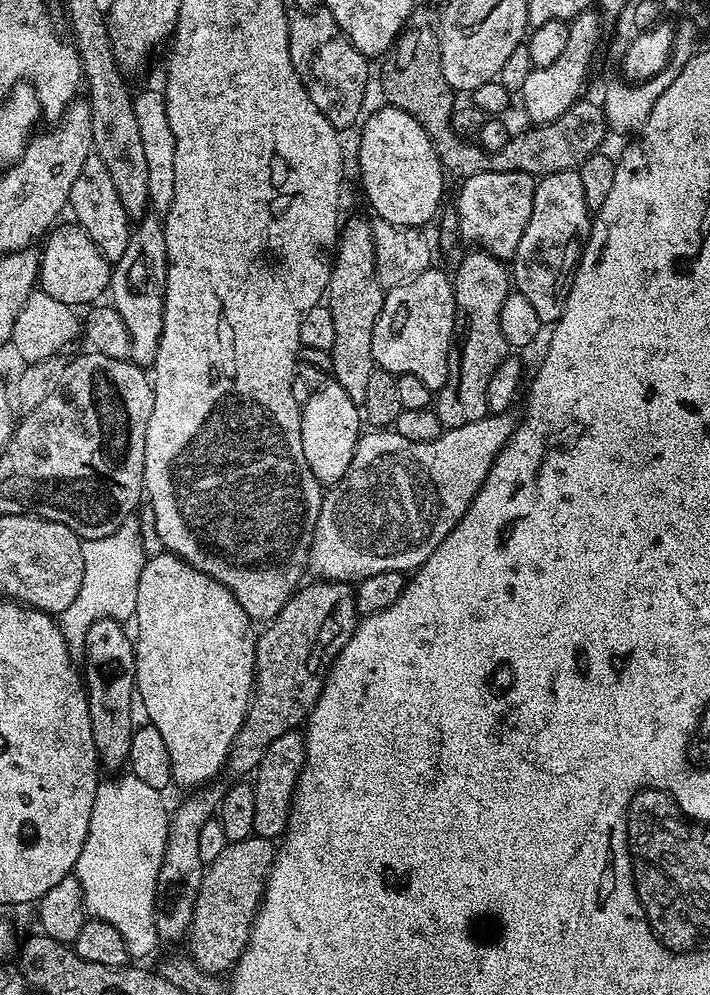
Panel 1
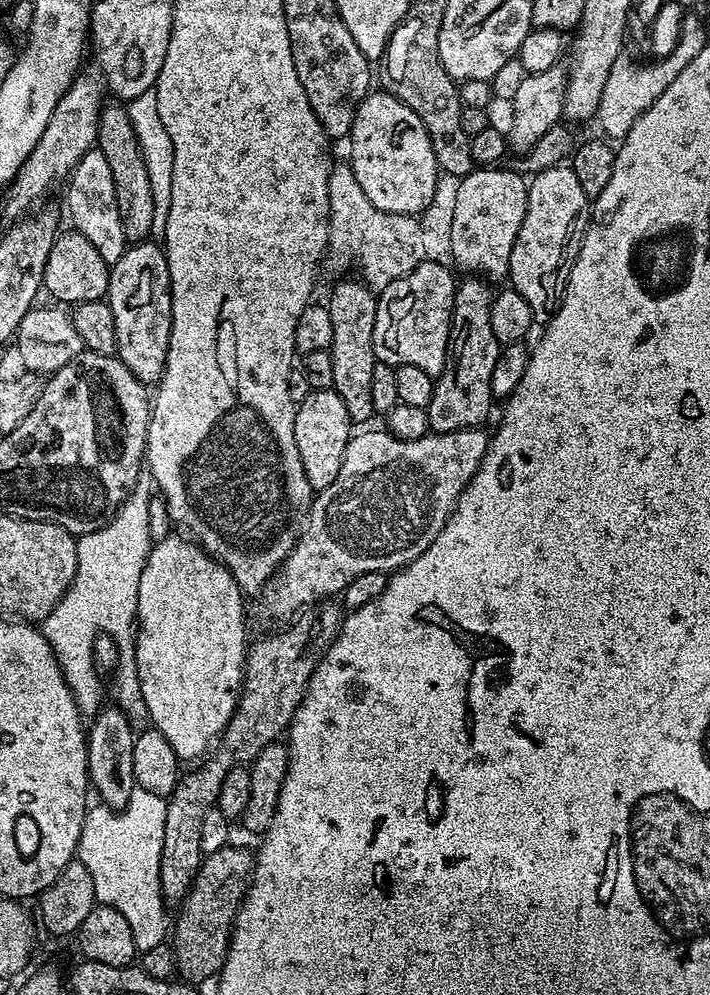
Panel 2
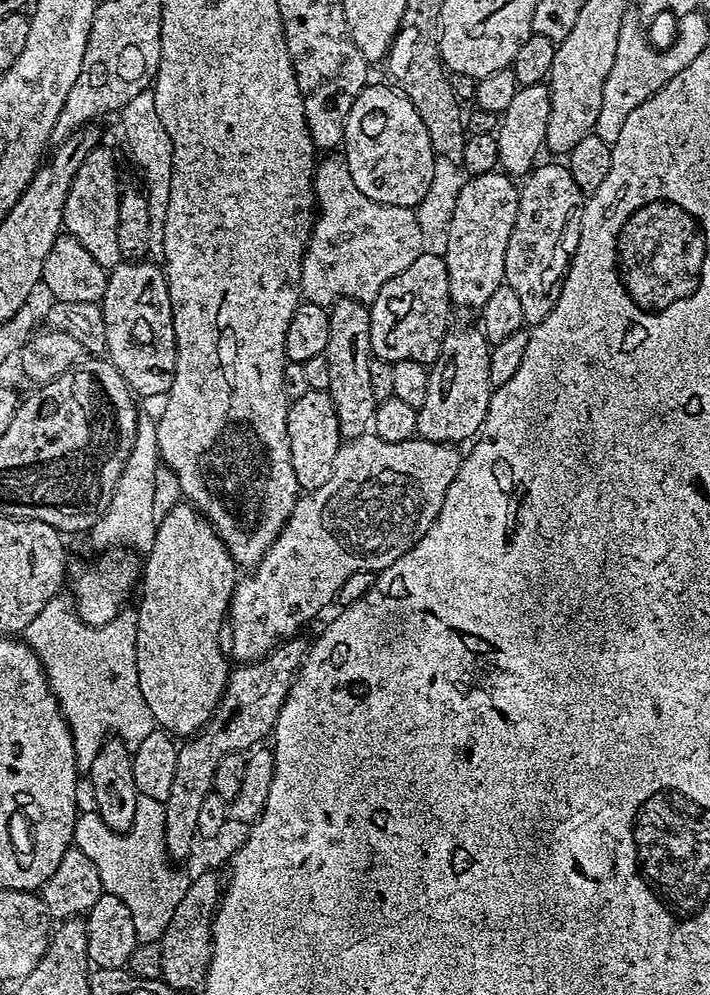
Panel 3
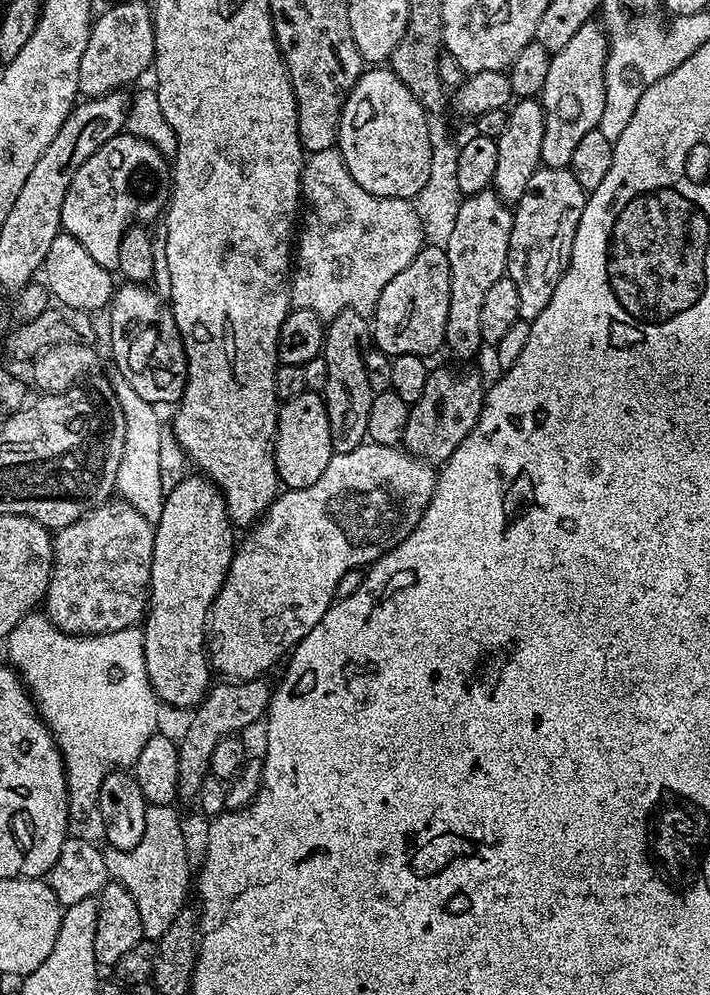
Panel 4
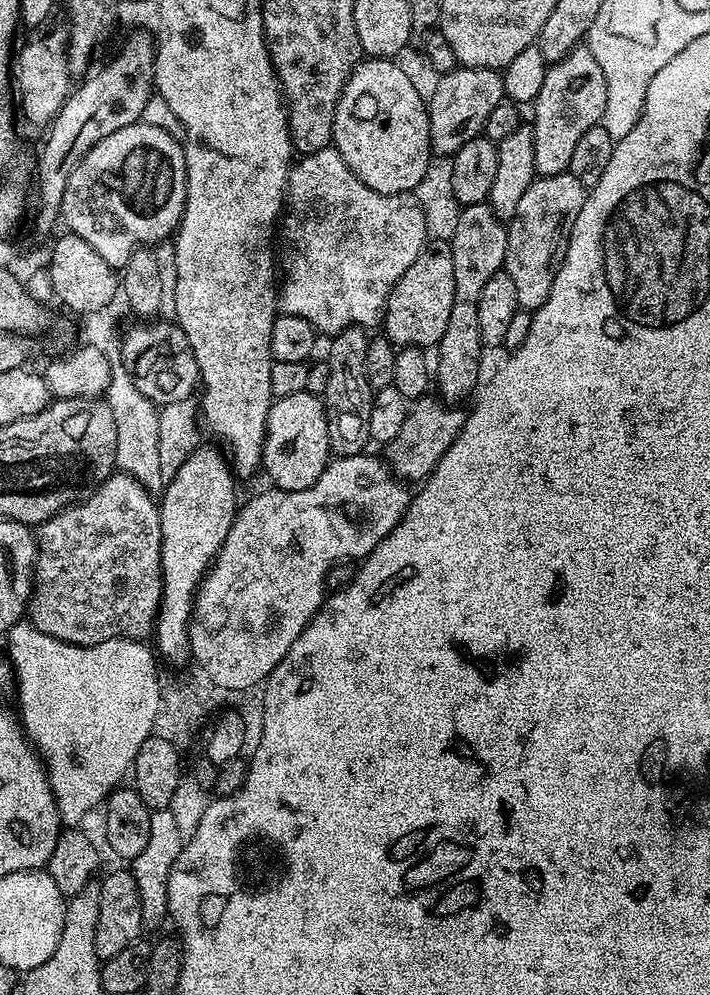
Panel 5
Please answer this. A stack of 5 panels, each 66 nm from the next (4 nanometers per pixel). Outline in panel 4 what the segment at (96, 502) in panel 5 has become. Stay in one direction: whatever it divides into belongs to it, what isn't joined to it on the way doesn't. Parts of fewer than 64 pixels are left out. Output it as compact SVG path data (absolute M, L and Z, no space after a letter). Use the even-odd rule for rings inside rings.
M119 498L113 499L107 504L99 504L93 512L87 512L78 522L59 529L59 531L55 533L52 541L52 577L48 583L48 592L44 595L42 601L43 607L48 607L48 609L46 609L46 615L52 624L58 626L63 632L69 632L71 636L97 636L98 634L106 634L107 632L117 632L118 630L137 627L137 625L143 621L148 610L150 570L152 569L152 559L154 558L155 533L156 529L153 521L147 520L133 504L129 504L128 501Z

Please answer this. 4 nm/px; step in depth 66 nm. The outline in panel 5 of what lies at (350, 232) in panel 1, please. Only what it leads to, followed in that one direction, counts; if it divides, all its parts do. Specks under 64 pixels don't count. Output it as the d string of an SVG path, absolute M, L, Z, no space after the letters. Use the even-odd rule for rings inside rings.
M353 326L344 328L341 332L331 337L332 345L328 348L328 377L326 378L326 390L322 394L324 413L326 414L326 426L328 427L328 446L337 457L358 456L369 447L368 427L370 426L370 406L374 389L368 385L366 378L366 346L370 339L369 333L363 327Z

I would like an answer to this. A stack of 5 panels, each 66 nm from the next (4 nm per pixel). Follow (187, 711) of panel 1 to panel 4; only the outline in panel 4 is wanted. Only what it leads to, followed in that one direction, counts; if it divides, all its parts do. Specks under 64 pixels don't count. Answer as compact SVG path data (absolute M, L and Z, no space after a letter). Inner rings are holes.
M203 475L188 476L167 489L162 506L162 518L155 521L154 558L150 570L148 610L142 621L144 629L144 657L146 674L157 700L165 705L192 710L199 705L213 683L213 669L208 659L206 629L218 590L230 570L232 555L238 547L237 537L232 537L234 525L228 518L224 496Z

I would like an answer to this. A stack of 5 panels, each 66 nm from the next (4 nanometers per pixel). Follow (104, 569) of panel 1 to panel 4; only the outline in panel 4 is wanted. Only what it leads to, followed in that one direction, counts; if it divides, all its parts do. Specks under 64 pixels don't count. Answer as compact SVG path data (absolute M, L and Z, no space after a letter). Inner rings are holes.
M113 371L111 375L110 383L118 398L118 406L122 406L122 418L126 418L126 442L122 446L122 462L118 462L115 491L119 499L133 504L147 520L155 522L162 518L166 495L164 472L160 469L164 464L166 428L160 425L157 405L146 402L146 398L138 395L120 372ZM32 612L6 638L7 663L15 668L24 687L28 689L44 725L52 732L64 759L64 773L68 783L68 814L73 821L97 811L99 790L106 776L117 770L128 770L135 765L142 746L157 735L160 724L161 701L150 686L144 657L144 629L137 626L107 632L97 636L71 636L54 626L47 615Z

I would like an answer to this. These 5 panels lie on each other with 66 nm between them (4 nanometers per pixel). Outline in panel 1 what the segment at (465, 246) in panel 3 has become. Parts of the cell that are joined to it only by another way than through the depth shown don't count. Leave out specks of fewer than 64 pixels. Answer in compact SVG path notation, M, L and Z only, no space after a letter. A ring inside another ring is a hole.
M487 172L486 174L474 174L467 177L463 181L464 184L460 188L460 193L456 196L456 204L454 204L454 210L458 214L458 226L460 227L460 240L466 242L469 240L469 245L475 246L477 249L490 253L494 258L508 262L511 261L512 256L518 250L518 242L522 242L522 234L526 230L526 222L530 222L530 210L534 210L534 190L536 189L537 181L530 173L496 173Z

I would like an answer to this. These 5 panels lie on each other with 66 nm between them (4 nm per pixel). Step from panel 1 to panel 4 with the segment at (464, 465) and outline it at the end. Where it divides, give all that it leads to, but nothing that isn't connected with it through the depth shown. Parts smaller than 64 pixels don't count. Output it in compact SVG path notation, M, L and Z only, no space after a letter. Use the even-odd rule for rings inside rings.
M365 442L349 452L333 454L330 458L330 466L326 466L326 474L322 474L322 478L318 478L318 482L314 482L314 486L281 491L277 495L276 501L264 511L264 515L256 521L254 527L247 533L249 536L245 540L239 541L236 553L232 555L230 570L222 582L222 588L218 590L216 600L212 603L212 611L206 629L206 647L211 667L219 675L220 672L224 675L221 677L232 682L239 682L263 677L267 668L274 667L280 659L281 663L295 648L296 643L302 638L306 638L306 634L310 634L310 630L314 630L314 626L318 626L318 622L322 622L322 614L326 614L326 610L336 600L338 582L342 580L342 574L346 574L346 570L367 569L388 553L391 548L401 544L416 529L426 506L430 506L430 498L436 489L437 475L437 469L427 460L416 459L403 447L391 448L390 446L378 446L371 442Z

